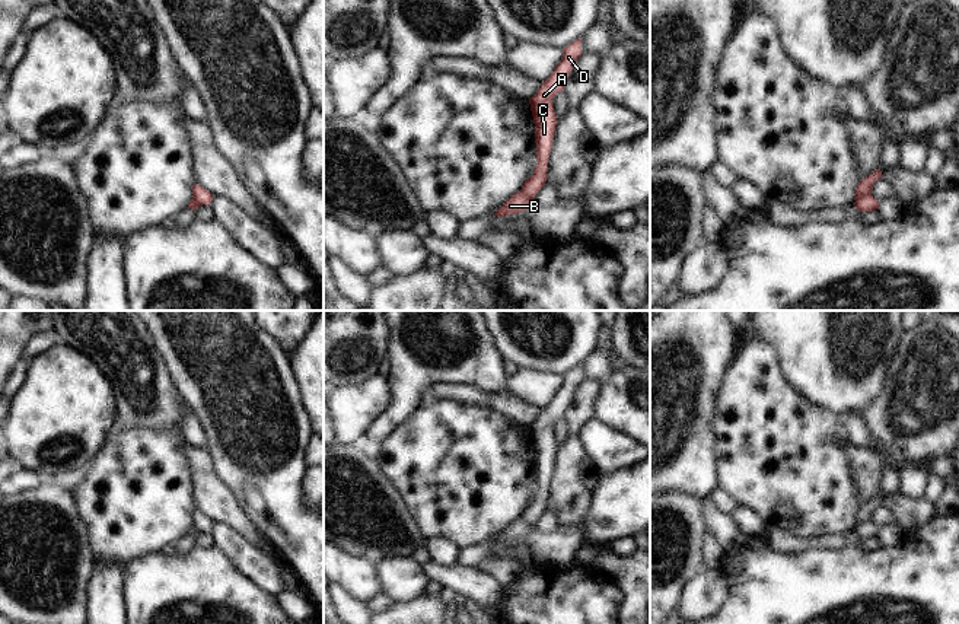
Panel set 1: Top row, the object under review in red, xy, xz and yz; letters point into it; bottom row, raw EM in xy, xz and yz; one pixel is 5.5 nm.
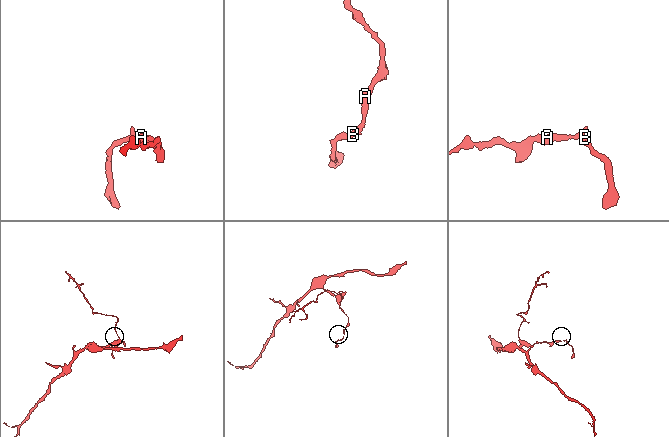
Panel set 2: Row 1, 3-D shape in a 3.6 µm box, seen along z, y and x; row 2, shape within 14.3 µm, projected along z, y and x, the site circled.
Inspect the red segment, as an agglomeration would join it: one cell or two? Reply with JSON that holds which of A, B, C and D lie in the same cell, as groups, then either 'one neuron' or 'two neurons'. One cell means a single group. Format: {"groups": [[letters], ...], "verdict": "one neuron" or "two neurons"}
{"groups": [["A", "C", "D"], ["B"]], "verdict": "two neurons"}

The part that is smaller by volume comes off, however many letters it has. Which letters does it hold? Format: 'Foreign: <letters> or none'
Foreign: B

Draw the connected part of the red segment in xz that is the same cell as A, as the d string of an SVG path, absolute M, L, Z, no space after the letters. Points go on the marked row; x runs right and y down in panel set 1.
M582 38L573 41L563 50L561 61L557 64L551 76L541 85L538 92L529 99L535 124L538 163L533 169L533 175L522 185L520 191L523 192L525 198L533 200L538 191L547 182L548 157L557 127L552 99L558 92L564 90L570 71L580 55Z

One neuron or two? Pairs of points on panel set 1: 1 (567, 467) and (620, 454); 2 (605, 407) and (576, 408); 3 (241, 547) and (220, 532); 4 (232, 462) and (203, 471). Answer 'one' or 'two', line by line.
1: two
2: two
3: one
4: two

